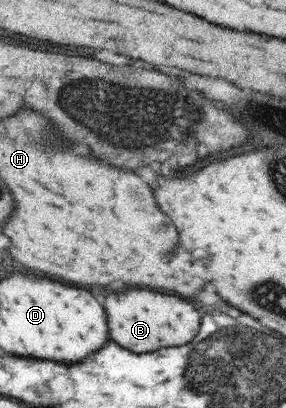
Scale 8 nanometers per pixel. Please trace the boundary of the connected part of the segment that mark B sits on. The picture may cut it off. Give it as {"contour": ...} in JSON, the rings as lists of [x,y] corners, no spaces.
{"contour":[[[127,289],[127,293],[107,295],[105,313],[109,323],[109,339],[133,353],[183,345],[191,341],[199,329],[199,315],[191,307],[191,303],[175,295],[163,295],[149,289]]]}

